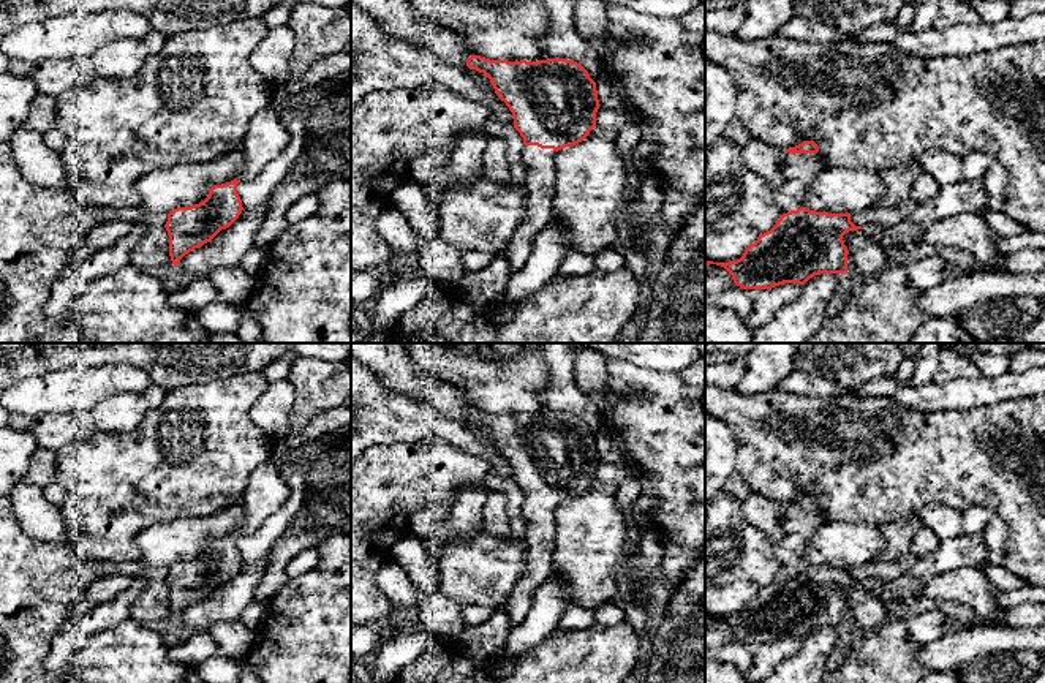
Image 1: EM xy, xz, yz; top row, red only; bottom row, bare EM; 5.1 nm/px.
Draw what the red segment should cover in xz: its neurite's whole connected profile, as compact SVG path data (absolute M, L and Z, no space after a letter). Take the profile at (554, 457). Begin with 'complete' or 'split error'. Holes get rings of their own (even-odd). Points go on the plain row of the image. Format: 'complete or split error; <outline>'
split error; M471 409L466 421L490 433L525 498L528 561L504 610L515 628L552 571L555 508L582 496L596 481L601 460L596 436L580 417L568 413L507 416Z

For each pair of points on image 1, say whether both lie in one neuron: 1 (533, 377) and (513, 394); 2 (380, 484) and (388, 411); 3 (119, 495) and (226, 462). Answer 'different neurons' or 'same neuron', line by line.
1: same neuron
2: different neurons
3: same neuron

